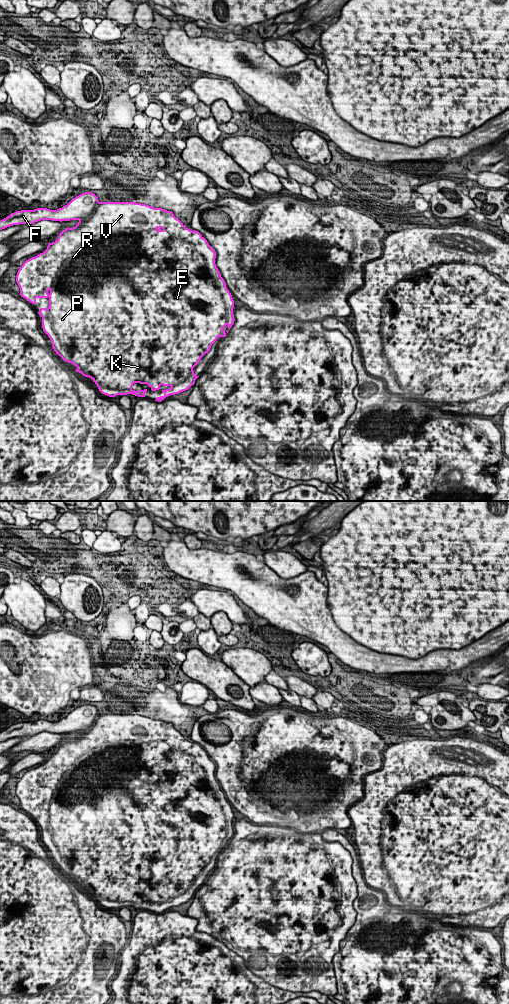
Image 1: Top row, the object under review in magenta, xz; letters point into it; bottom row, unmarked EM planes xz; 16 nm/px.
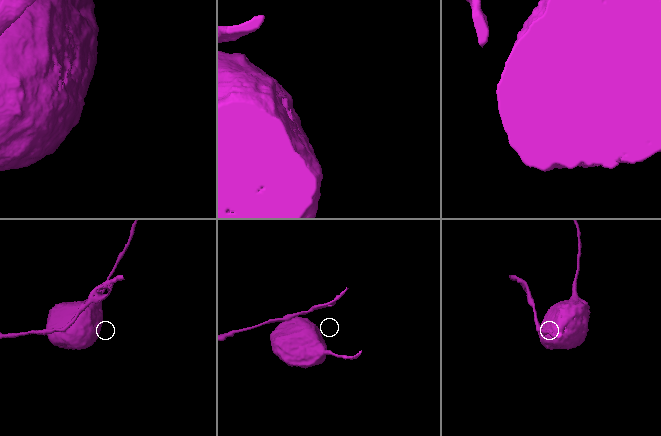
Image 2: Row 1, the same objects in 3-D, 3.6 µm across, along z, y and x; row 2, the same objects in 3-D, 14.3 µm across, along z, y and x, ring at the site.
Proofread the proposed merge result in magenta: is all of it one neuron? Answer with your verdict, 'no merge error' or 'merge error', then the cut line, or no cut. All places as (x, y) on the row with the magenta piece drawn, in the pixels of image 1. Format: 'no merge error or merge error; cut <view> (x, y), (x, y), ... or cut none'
merge error; cut xz (97, 200), (93, 210), (84, 219), (79, 221)

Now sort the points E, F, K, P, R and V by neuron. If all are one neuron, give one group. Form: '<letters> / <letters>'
E K P R V / F

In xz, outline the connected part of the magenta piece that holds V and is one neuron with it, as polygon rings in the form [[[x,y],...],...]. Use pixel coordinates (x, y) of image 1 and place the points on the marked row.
[[[97,201],[92,213],[85,220],[79,221],[73,228],[66,228],[60,232],[58,239],[48,243],[43,253],[26,260],[17,272],[16,282],[21,297],[30,303],[36,304],[37,298],[49,299],[49,307],[40,308],[38,314],[42,317],[43,331],[52,341],[54,351],[64,361],[76,366],[76,372],[91,378],[102,394],[109,397],[127,394],[145,397],[147,389],[135,391],[132,389],[134,383],[147,384],[152,391],[159,390],[161,385],[169,386],[169,389],[162,390],[164,395],[155,400],[161,402],[166,397],[179,394],[194,385],[199,376],[194,374],[193,368],[210,351],[212,344],[219,337],[226,337],[234,324],[234,300],[216,267],[215,258],[216,252],[207,240],[198,231],[186,228],[172,211],[135,202]]]

